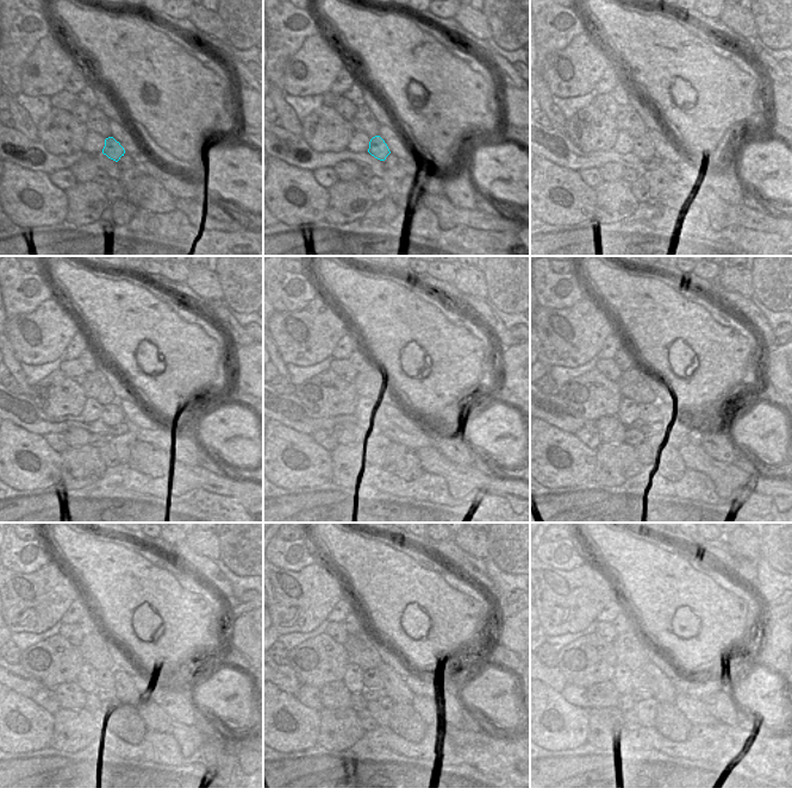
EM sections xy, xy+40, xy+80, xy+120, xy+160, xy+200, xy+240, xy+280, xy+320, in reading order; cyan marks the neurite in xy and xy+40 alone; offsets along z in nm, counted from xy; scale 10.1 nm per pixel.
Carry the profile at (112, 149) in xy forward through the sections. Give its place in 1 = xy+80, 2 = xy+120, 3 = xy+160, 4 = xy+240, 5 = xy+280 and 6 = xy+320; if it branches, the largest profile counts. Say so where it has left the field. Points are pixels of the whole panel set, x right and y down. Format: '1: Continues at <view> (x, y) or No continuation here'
1: Continues at xy+80 (643, 148)
2: Continues at xy+120 (111, 414)
3: Continues at xy+160 (376, 412)
4: Continues at xy+240 (105, 679)
5: Continues at xy+280 (372, 679)
6: Continues at xy+320 (640, 680).

